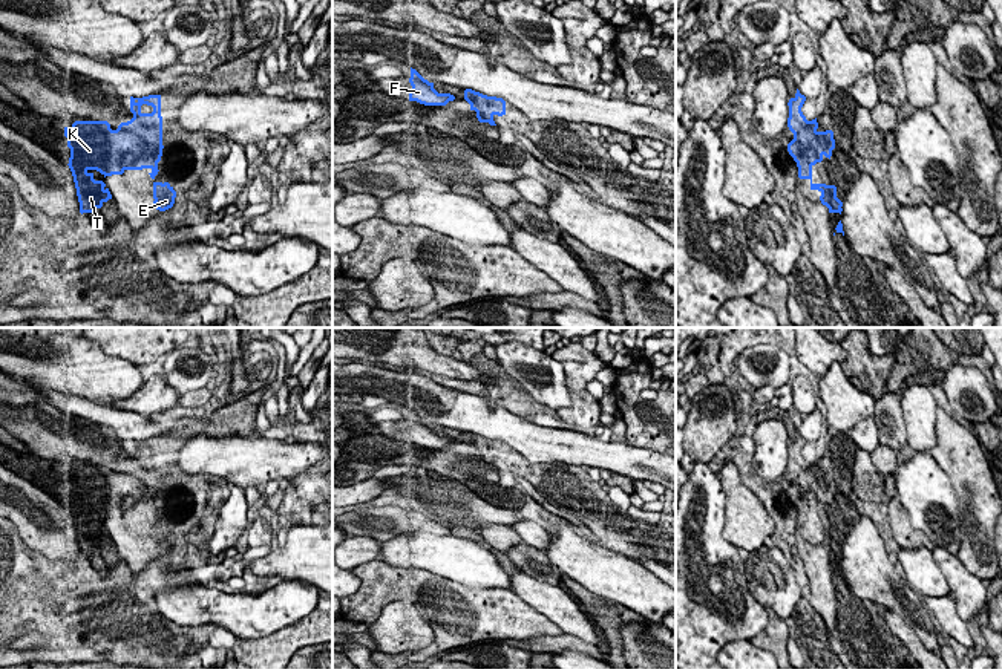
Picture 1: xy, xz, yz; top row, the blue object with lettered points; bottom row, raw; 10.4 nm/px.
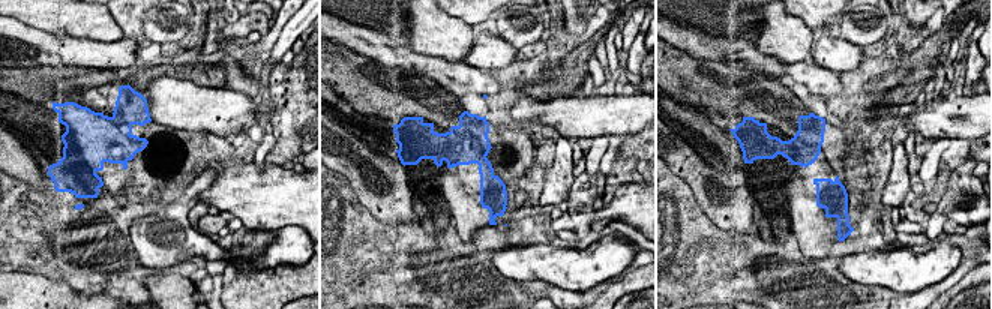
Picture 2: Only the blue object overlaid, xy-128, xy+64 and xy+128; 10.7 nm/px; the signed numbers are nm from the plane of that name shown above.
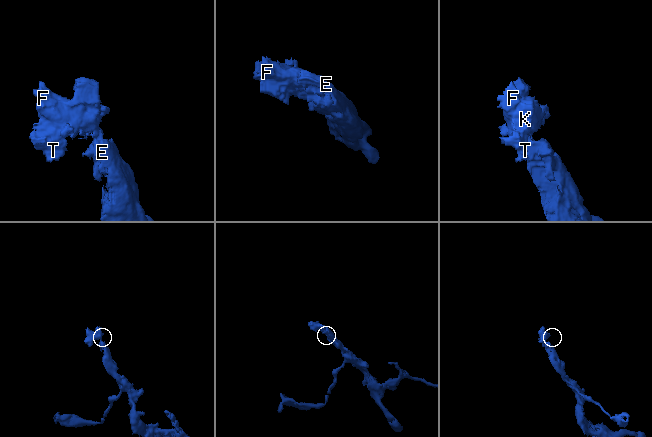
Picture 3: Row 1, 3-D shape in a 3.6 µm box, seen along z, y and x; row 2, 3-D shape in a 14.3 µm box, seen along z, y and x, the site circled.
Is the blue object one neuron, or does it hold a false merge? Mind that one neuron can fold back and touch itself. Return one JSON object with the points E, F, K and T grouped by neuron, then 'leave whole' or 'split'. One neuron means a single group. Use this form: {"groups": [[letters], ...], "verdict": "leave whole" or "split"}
{"groups": [["E", "F"], ["K", "T"]], "verdict": "split"}

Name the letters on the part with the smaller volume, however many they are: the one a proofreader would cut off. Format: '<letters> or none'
K, T

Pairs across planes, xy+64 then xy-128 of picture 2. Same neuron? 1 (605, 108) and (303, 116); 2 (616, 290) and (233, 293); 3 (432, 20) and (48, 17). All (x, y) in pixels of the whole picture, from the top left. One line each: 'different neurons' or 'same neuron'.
1: different neurons
2: same neuron
3: same neuron

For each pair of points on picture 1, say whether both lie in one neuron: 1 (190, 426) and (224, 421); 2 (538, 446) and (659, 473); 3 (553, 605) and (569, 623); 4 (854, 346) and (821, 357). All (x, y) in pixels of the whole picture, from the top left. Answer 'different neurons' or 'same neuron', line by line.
1: same neuron
2: same neuron
3: same neuron
4: different neurons

